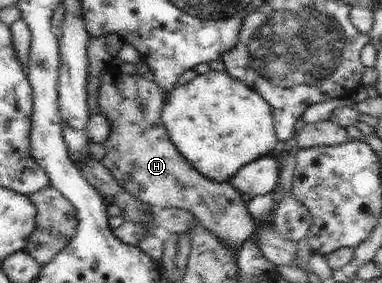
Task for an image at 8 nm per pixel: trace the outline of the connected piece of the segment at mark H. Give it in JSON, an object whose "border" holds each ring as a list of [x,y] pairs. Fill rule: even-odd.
{"border":[[[105,69],[98,89],[98,106],[100,112],[109,118],[113,129],[112,134],[104,141],[107,153],[101,163],[110,171],[120,187],[139,201],[148,206],[156,206],[158,209],[179,208],[192,213],[202,228],[208,229],[224,246],[236,252],[255,233],[256,221],[248,212],[246,203],[242,201],[242,194],[231,185],[230,181],[217,183],[207,179],[194,169],[172,144],[161,119],[166,95],[168,94],[164,94],[154,81],[144,79],[142,71],[130,76],[112,75]]]}

